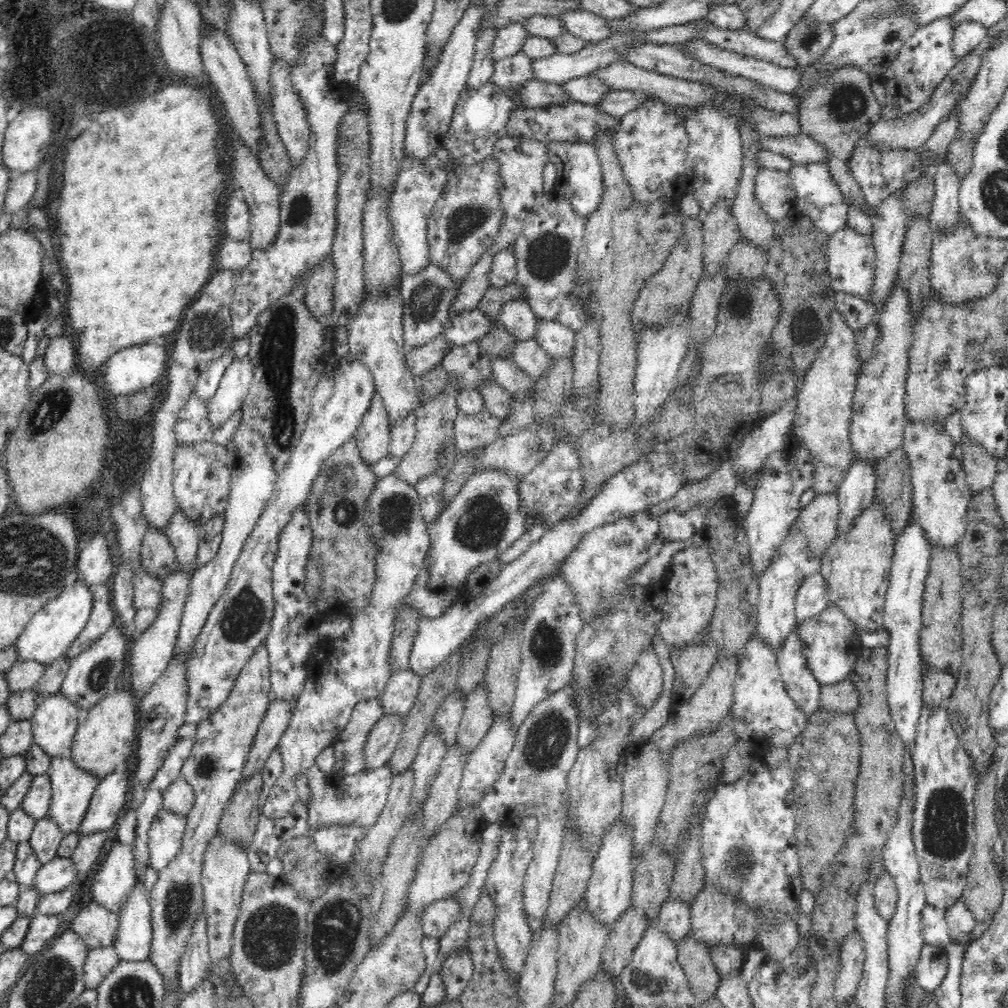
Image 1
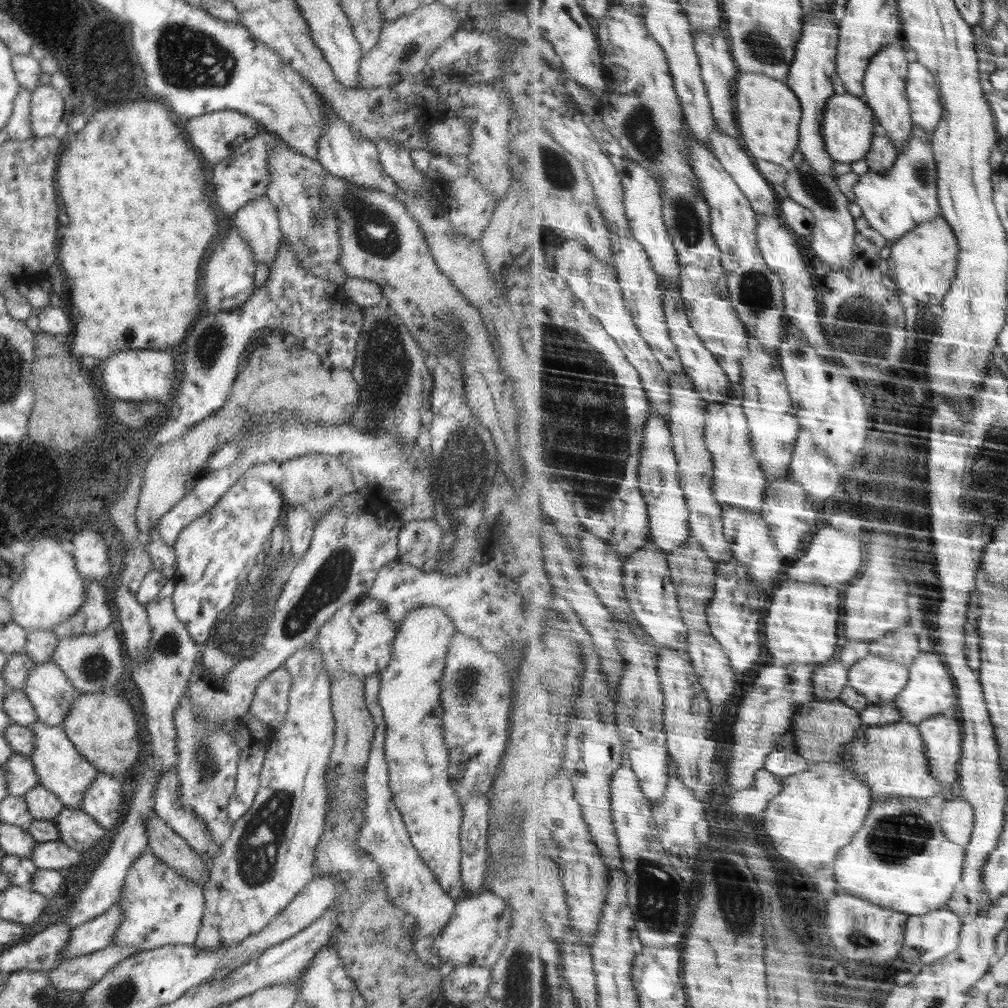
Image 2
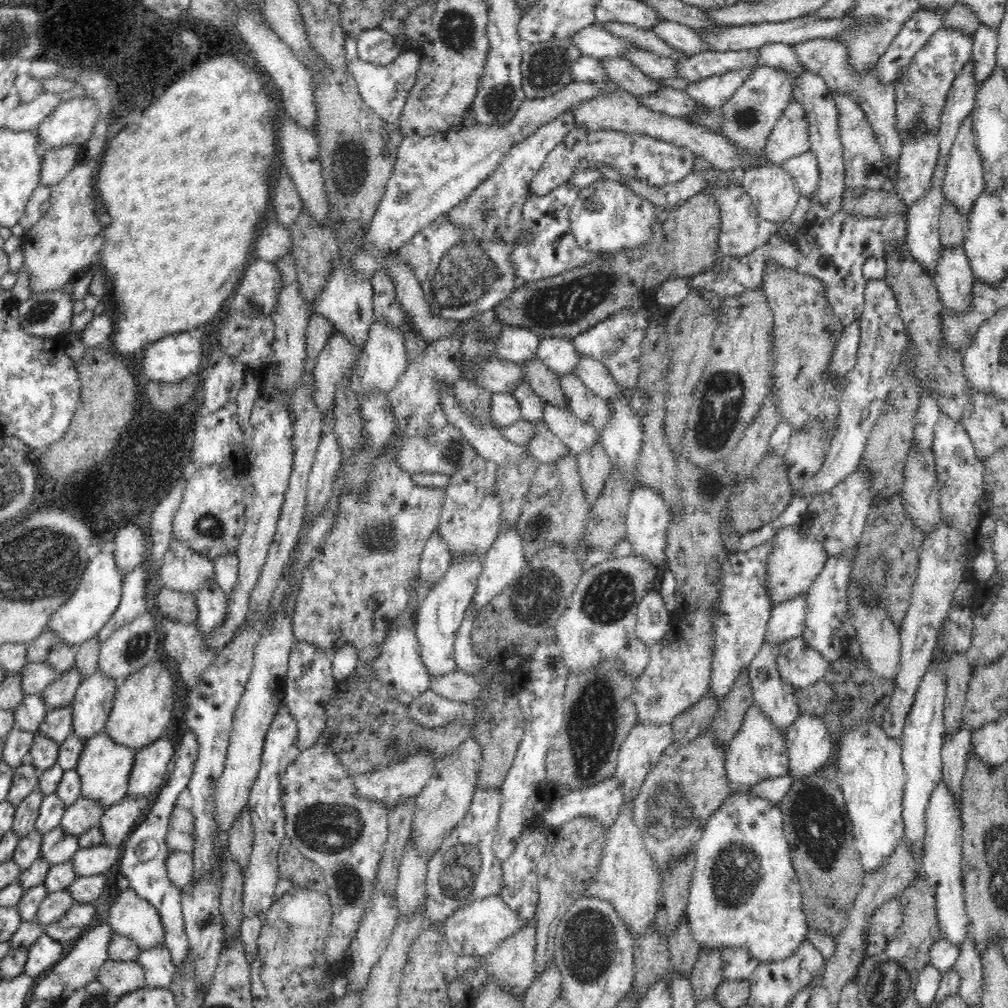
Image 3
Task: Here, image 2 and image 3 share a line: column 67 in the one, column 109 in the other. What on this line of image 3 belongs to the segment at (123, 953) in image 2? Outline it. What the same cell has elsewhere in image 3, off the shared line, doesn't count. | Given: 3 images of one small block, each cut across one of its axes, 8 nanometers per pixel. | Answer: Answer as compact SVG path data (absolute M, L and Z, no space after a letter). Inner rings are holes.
M110 958L100 968L96 979L117 997L147 986L144 969L137 962L122 962Z

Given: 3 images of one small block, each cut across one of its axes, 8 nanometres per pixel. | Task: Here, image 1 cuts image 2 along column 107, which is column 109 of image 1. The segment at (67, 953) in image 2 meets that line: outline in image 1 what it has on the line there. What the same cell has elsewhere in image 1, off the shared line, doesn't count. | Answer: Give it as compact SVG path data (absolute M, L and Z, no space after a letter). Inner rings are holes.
M90 900L68 928L76 931L91 949L112 946L118 930L118 915Z

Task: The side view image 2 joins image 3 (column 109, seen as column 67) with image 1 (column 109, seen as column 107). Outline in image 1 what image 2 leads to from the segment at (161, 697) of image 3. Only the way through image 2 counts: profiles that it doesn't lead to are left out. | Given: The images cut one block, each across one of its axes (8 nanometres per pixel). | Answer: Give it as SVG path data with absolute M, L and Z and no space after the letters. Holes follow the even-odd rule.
M118 688L115 694L102 698L101 702L83 714L69 750L69 756L74 759L74 763L80 769L102 779L107 774L126 767L128 756L132 756L134 746L136 746L137 702L140 703L132 690L126 692L126 690Z

